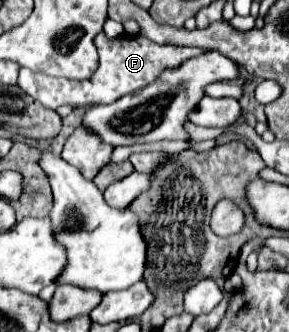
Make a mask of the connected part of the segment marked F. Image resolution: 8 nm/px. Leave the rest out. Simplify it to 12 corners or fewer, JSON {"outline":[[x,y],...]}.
{"outline":[[144,36],[94,39],[88,80],[20,68],[18,86],[56,110],[110,104],[204,48]]}

